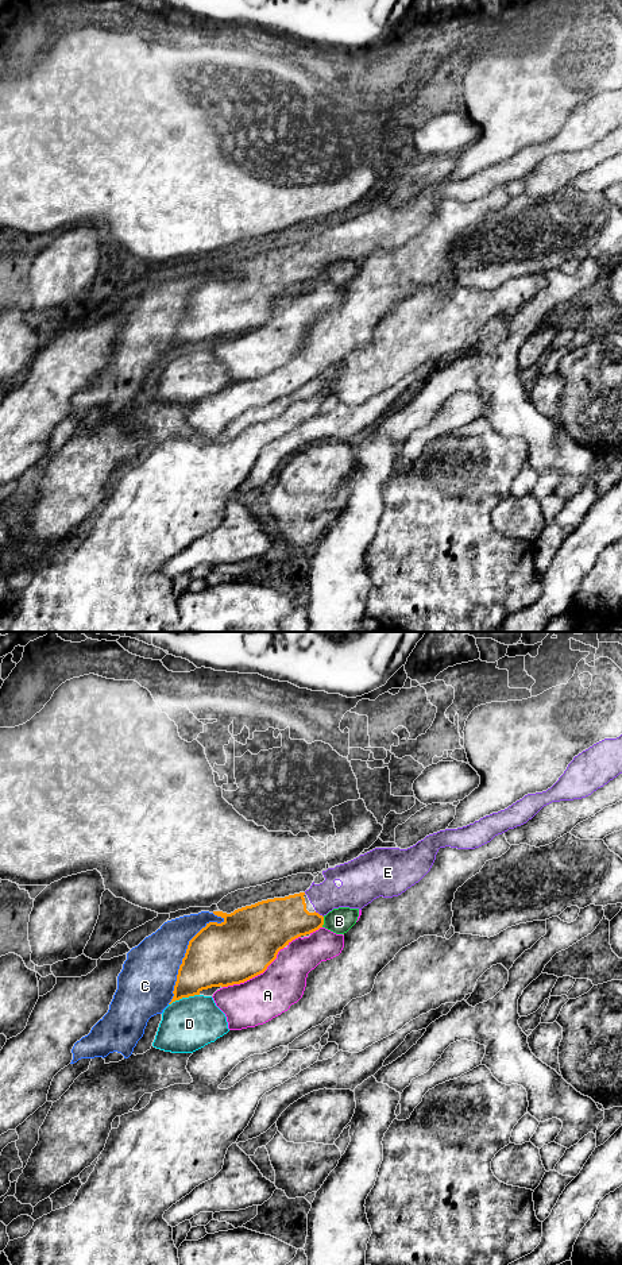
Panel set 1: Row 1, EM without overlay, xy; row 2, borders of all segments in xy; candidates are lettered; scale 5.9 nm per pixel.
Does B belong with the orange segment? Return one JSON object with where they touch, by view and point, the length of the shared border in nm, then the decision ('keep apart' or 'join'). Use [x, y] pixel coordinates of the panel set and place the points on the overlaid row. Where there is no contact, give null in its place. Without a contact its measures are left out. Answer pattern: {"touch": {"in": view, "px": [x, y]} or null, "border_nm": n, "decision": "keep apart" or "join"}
{"touch": {"in": "xy", "px": [323, 922]}, "border_nm": 70, "decision": "keep apart"}

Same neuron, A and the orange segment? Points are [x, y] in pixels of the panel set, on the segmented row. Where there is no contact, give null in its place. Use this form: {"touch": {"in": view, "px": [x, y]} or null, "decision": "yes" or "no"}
{"touch": {"in": "xy", "px": [255, 975]}, "decision": "no"}

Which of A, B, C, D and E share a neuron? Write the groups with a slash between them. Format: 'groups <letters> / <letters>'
groups A / B / C / D / E

